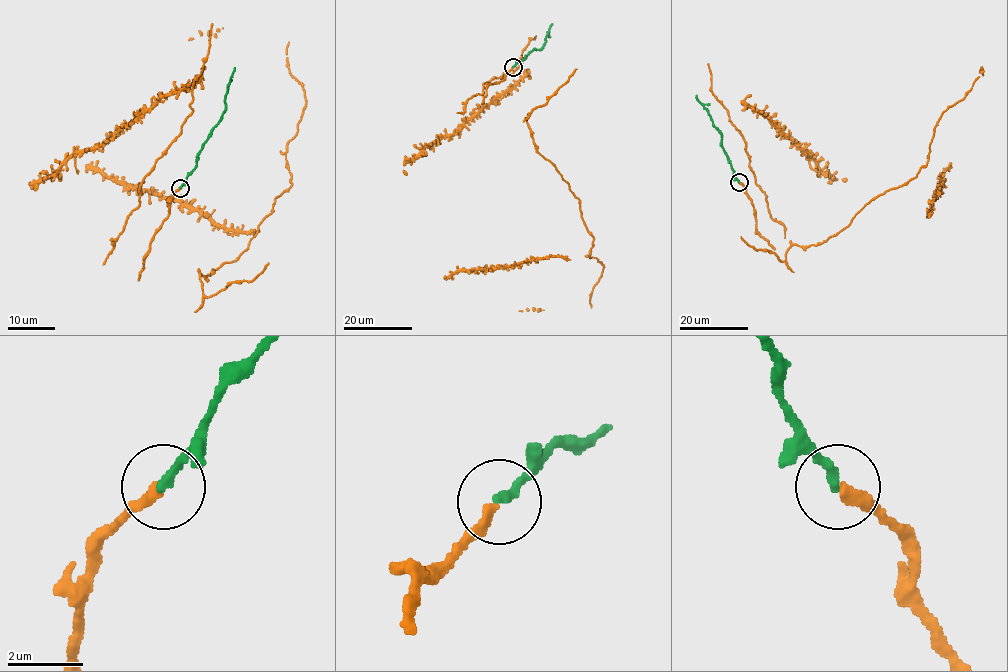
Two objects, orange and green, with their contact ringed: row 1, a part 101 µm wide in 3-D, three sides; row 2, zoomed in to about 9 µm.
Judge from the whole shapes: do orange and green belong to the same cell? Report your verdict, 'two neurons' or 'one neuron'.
one neuron

